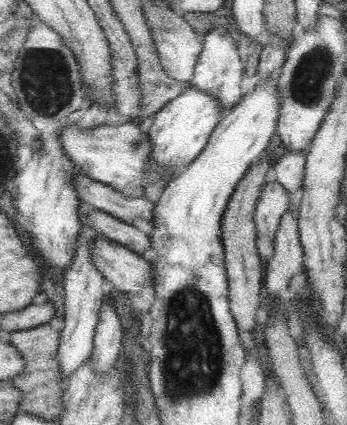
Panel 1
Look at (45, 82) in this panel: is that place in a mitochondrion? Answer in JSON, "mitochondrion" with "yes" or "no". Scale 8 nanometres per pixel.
{"mitochondrion":"yes"}

